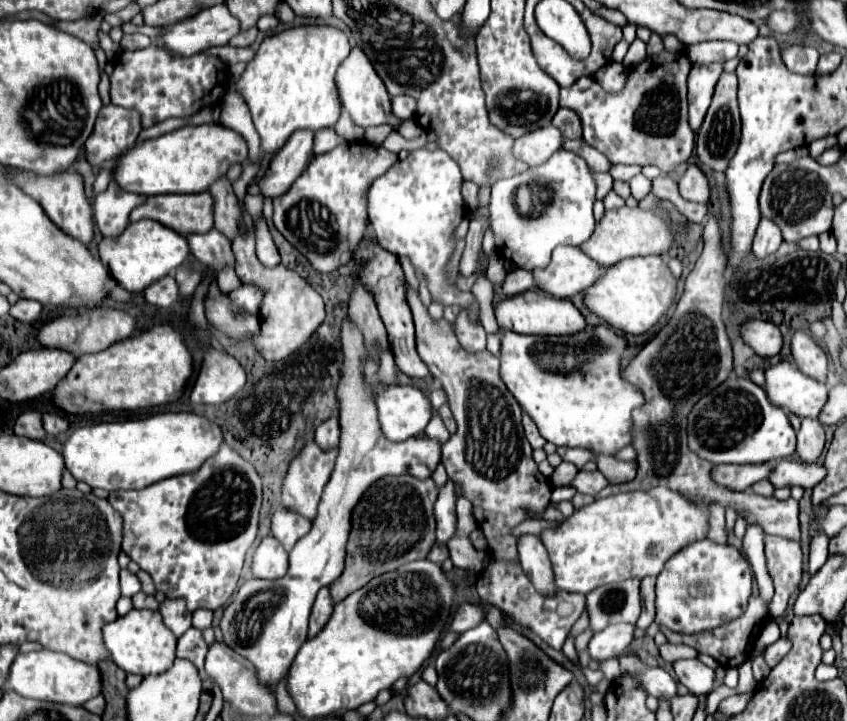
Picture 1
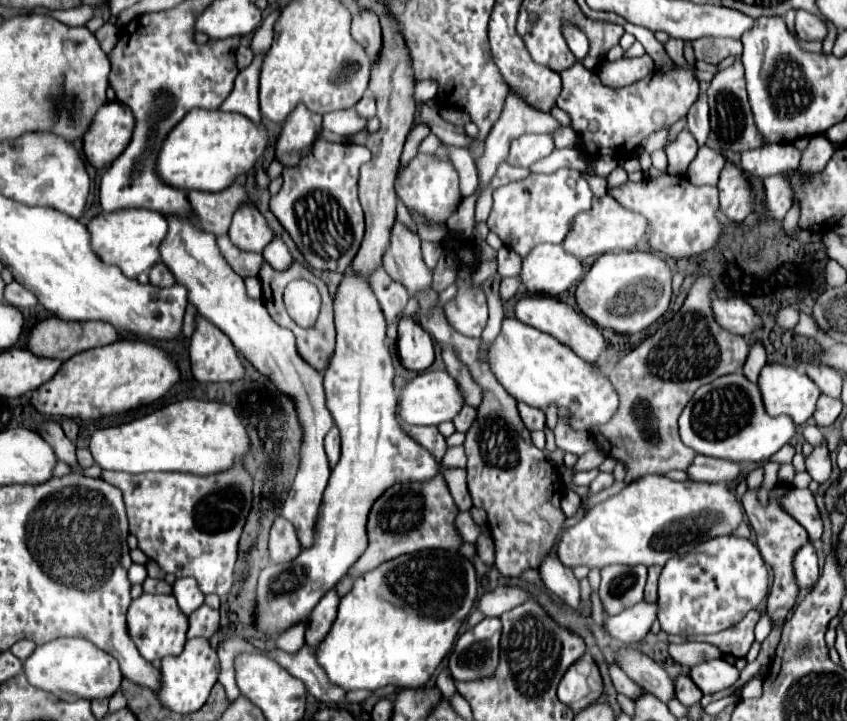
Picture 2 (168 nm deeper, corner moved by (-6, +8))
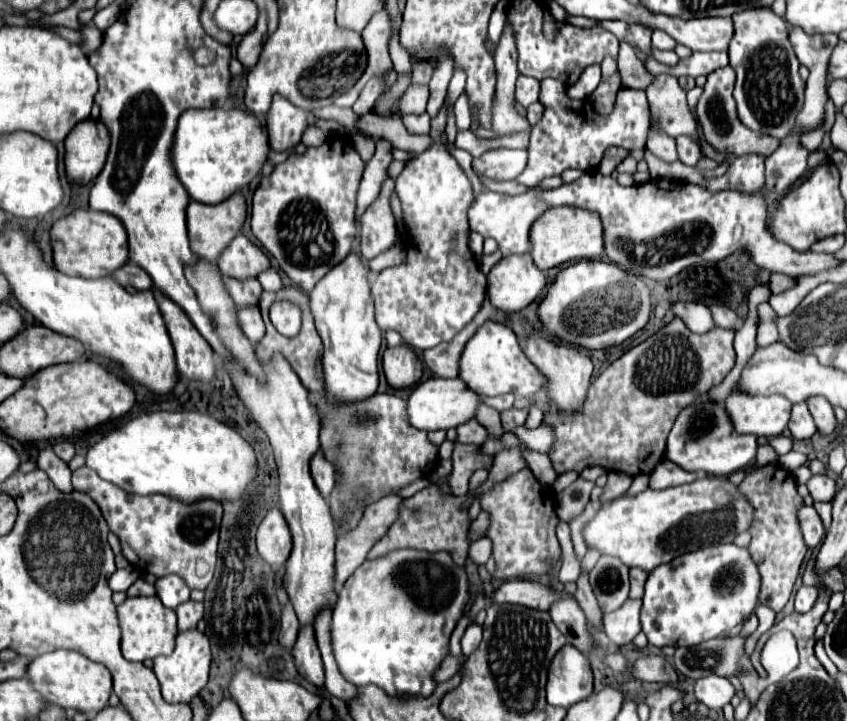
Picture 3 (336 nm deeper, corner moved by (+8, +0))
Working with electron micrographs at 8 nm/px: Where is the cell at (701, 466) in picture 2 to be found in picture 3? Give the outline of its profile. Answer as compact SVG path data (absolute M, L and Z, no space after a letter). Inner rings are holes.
M661 460L651 472L649 472L649 488L671 488L671 486L681 486L697 478L693 472L685 472L671 460Z

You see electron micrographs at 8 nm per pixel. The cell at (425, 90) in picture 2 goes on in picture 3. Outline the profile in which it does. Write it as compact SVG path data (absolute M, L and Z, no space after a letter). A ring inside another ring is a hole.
M421 62L421 64L417 64L417 66L413 68L413 82L415 82L415 84L429 84L431 74L433 74L433 64Z

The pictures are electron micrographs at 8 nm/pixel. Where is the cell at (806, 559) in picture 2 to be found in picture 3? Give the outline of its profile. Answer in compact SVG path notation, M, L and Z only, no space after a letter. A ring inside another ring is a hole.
M801 586L797 596L795 596L795 610L797 612L809 612L813 608L813 604L819 598L819 590L813 586Z

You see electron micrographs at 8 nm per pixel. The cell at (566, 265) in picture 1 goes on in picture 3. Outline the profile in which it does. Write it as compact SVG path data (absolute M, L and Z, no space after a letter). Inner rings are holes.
M517 254L517 256L501 258L491 268L491 272L487 274L487 294L489 294L491 306L495 310L501 310L501 312L507 312L507 314L509 312L519 312L527 304L531 304L541 294L545 284L547 284L545 274L535 268L535 264L533 264L529 254Z

